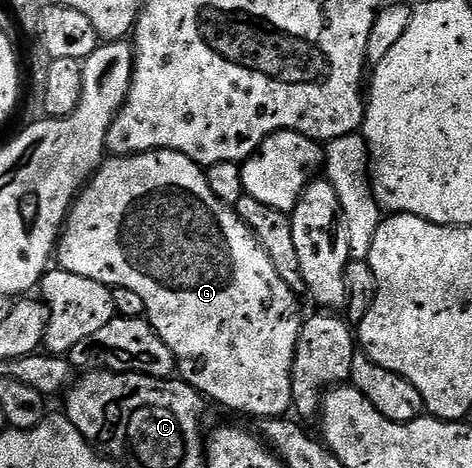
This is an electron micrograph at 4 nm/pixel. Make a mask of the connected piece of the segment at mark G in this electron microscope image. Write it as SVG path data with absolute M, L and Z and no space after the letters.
M149 150L147 154L131 154L129 156L114 156L103 161L94 172L93 178L82 187L74 199L70 212L66 216L62 233L56 243L56 262L59 267L76 276L88 276L108 287L132 288L144 300L145 317L154 331L168 344L174 353L176 370L181 381L186 382L193 390L205 396L211 403L219 402L238 414L251 414L254 418L269 420L289 415L292 410L292 364L294 352L298 343L298 333L304 321L303 315L298 315L298 302L295 291L280 280L280 272L276 272L276 264L268 260L268 252L256 240L253 232L240 220L237 209L225 206L208 188L206 172L197 162L175 150Z

